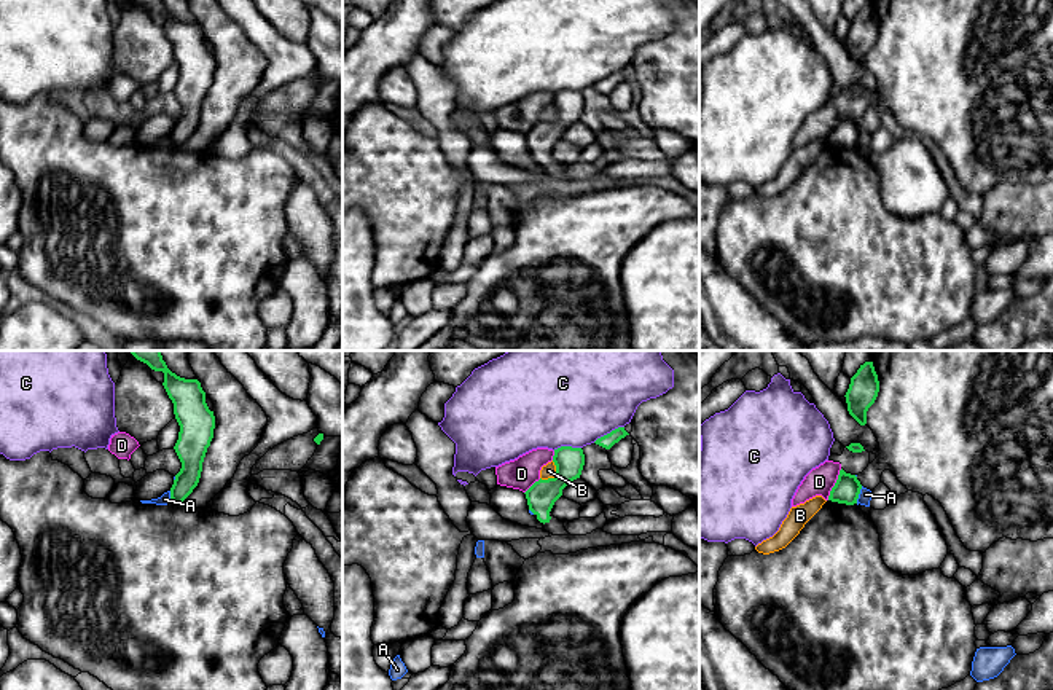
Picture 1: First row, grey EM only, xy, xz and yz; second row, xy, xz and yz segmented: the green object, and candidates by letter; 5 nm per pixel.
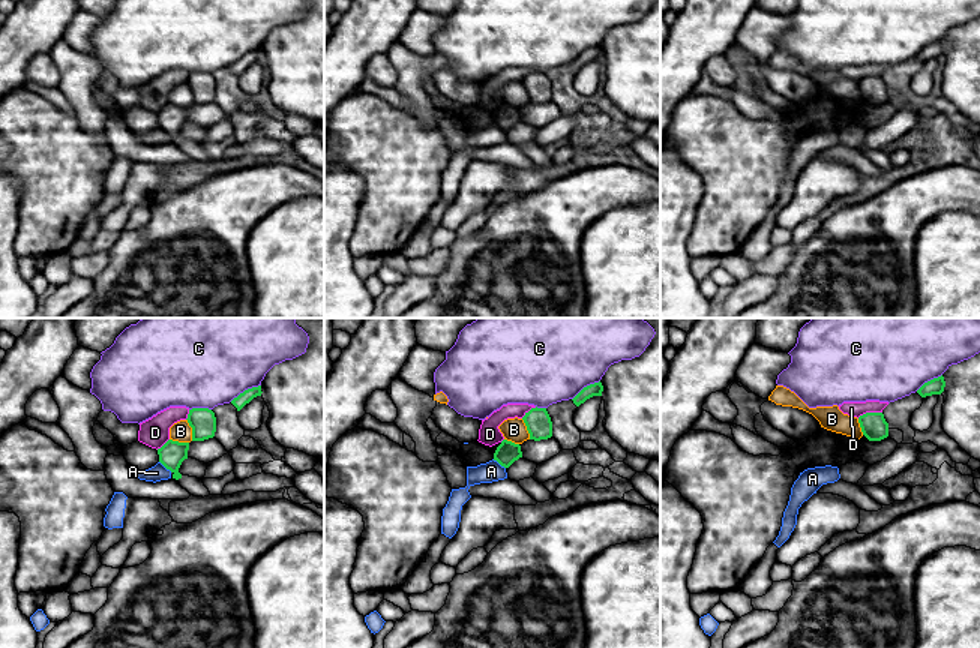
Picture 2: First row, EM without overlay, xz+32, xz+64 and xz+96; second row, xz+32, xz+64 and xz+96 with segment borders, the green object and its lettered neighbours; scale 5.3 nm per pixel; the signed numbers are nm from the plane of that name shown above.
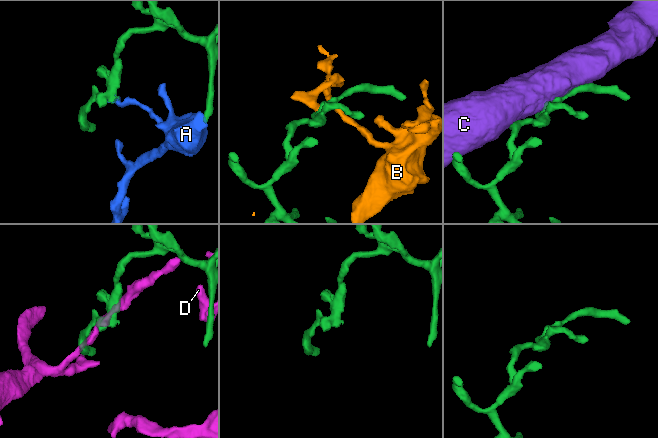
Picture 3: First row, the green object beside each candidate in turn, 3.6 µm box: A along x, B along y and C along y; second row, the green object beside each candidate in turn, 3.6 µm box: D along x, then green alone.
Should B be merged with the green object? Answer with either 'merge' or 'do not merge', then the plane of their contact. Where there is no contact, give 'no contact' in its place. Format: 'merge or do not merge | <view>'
do not merge | xz

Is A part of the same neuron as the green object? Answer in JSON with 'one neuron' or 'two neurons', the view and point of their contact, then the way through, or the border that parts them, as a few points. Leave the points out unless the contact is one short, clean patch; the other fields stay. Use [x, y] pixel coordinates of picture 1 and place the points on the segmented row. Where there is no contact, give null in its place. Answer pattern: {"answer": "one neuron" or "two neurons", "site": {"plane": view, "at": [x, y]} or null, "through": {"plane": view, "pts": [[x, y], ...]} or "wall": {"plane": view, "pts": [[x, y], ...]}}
{"answer": "two neurons", "site": {"plane": "yz", "at": [859, 493]}, "wall": {"plane": "yz", "pts": [[862, 486], [856, 502]]}}

